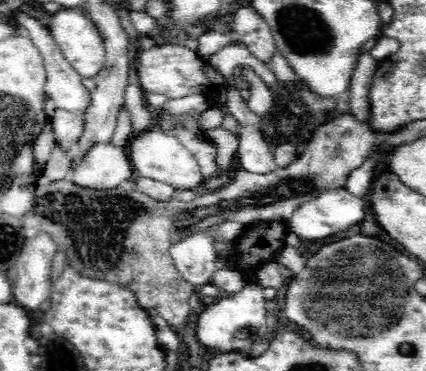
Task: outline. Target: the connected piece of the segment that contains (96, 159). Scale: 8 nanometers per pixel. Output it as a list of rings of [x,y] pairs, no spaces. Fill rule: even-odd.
[[[111,142],[94,144],[81,160],[75,170],[66,174],[65,180],[94,190],[131,185],[132,163],[125,149]]]

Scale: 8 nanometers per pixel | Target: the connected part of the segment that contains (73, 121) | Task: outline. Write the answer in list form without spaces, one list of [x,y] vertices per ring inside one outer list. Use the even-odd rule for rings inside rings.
[[[58,108],[54,110],[54,116],[47,117],[47,120],[52,123],[53,136],[65,152],[68,152],[74,146],[74,142],[78,142],[79,136],[82,136],[85,126],[83,112]]]

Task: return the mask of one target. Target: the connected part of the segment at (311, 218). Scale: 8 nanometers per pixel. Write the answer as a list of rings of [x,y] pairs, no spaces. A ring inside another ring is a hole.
[[[344,187],[330,188],[330,190],[322,192],[322,194],[318,194],[318,198],[302,204],[288,218],[292,238],[320,240],[343,230],[350,229],[351,226],[358,225],[364,220],[364,209],[365,206],[362,198],[350,194]]]

